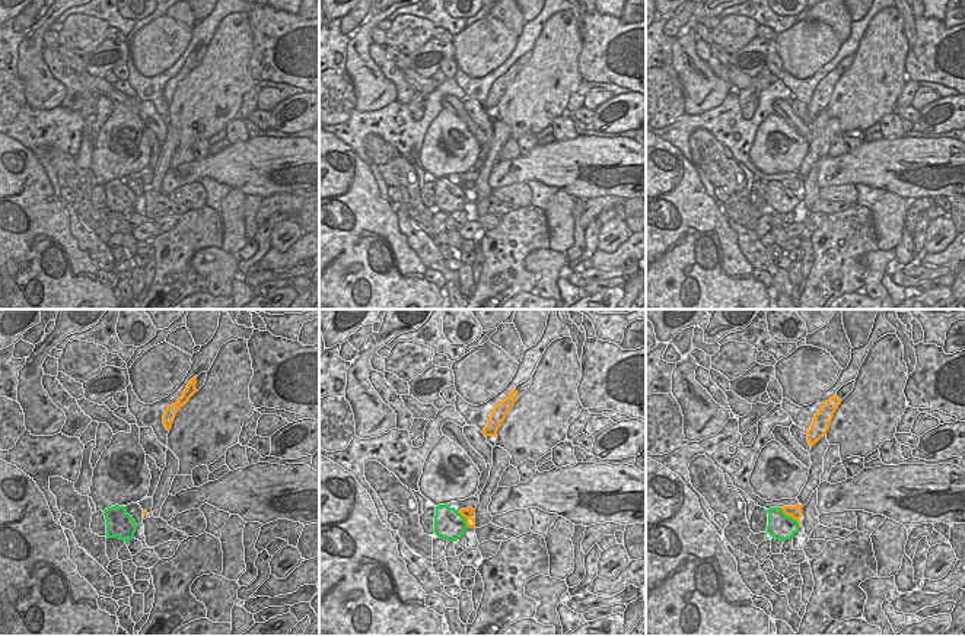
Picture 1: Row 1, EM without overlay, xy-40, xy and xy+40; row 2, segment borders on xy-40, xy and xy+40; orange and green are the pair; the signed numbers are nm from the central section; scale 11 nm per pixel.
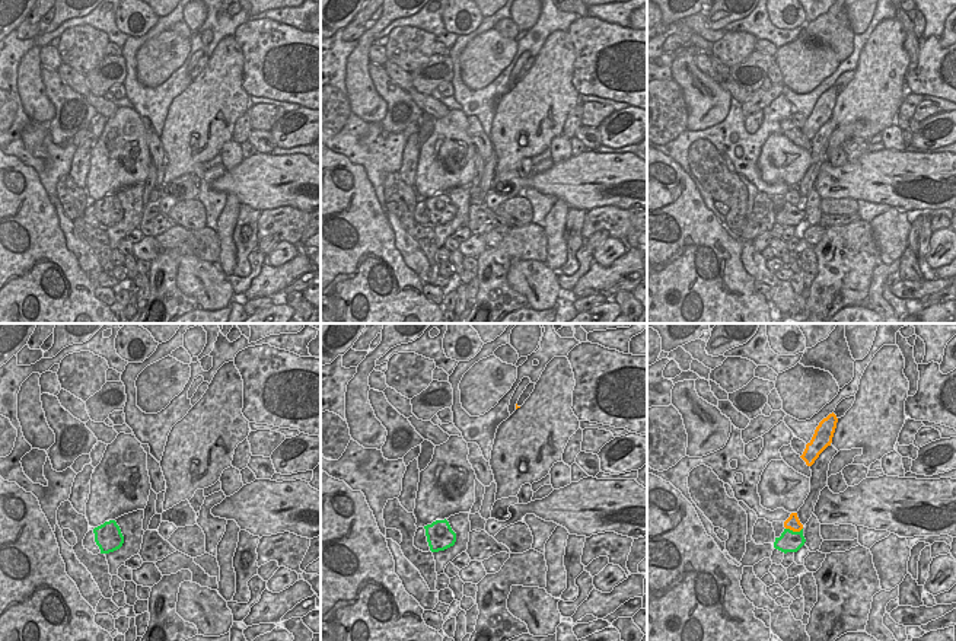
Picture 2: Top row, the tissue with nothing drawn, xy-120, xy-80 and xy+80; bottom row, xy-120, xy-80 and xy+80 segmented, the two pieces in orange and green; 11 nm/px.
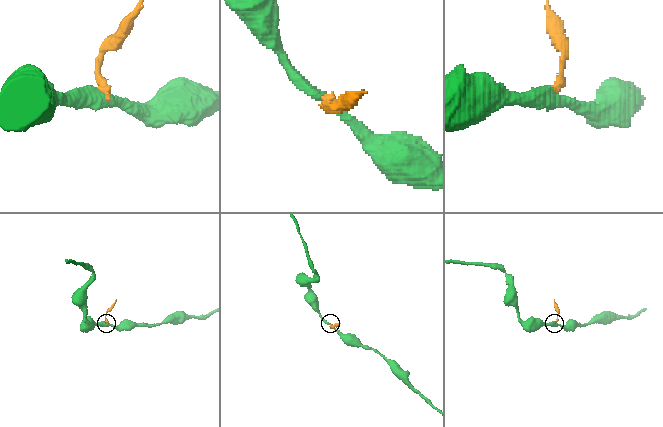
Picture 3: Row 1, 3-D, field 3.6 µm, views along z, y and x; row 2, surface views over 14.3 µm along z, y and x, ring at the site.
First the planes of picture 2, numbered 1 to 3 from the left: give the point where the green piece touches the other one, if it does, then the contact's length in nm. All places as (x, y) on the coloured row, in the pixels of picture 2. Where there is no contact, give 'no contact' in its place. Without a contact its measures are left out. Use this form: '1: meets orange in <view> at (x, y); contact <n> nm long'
1: no contact
2: no contact
3: meets orange in xy+80 at (794, 531); contact 190 nm long

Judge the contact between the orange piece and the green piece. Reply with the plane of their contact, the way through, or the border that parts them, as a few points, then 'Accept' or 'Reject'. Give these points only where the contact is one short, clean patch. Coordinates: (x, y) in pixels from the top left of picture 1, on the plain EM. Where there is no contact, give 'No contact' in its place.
Touches orange in xy+40. Boundary: xy+40 (780, 181), (801, 200). Reject.

